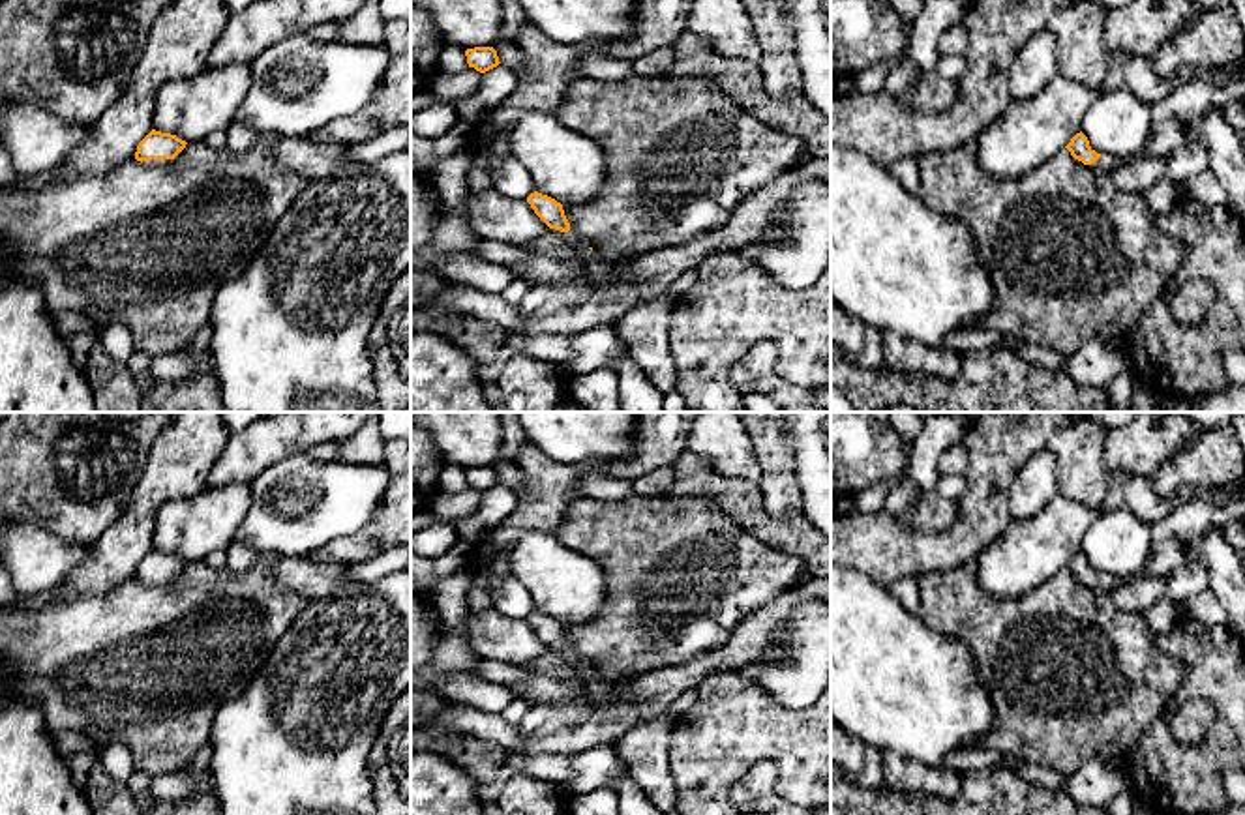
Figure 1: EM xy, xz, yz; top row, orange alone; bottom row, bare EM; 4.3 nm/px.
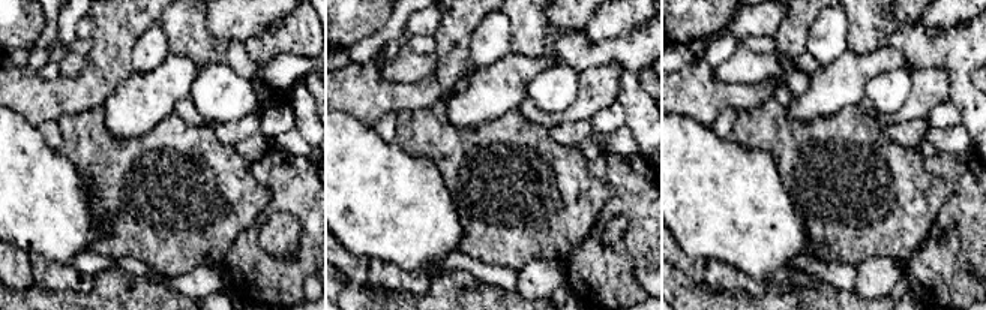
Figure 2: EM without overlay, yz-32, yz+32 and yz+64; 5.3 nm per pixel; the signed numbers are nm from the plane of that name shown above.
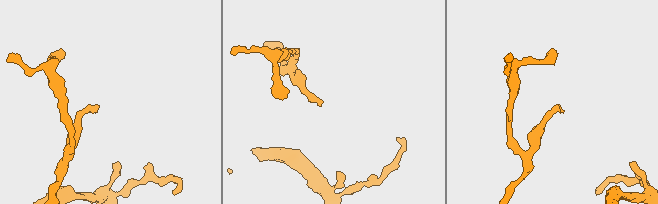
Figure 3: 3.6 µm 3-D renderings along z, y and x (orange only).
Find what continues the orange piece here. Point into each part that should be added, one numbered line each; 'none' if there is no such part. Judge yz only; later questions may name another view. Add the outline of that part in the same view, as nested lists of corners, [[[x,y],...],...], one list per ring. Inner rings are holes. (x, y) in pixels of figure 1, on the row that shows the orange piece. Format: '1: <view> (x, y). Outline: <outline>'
1: yz (1105, 162). Outline: [[[1101,154],[1101,157],[1095,163],[1088,165],[1088,167],[1097,167],[1097,169],[1112,172],[1116,167],[1119,167],[1123,163],[1127,163],[1127,161],[1106,156],[1106,154]]]

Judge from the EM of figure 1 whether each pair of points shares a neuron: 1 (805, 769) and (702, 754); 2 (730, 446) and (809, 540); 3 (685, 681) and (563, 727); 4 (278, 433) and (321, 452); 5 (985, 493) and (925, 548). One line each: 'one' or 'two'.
1: one
2: two
3: one
4: two
5: one

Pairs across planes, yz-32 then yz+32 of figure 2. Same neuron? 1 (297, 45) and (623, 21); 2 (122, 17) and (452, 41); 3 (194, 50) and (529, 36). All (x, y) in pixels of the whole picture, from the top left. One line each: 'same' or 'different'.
1: same
2: same
3: same

